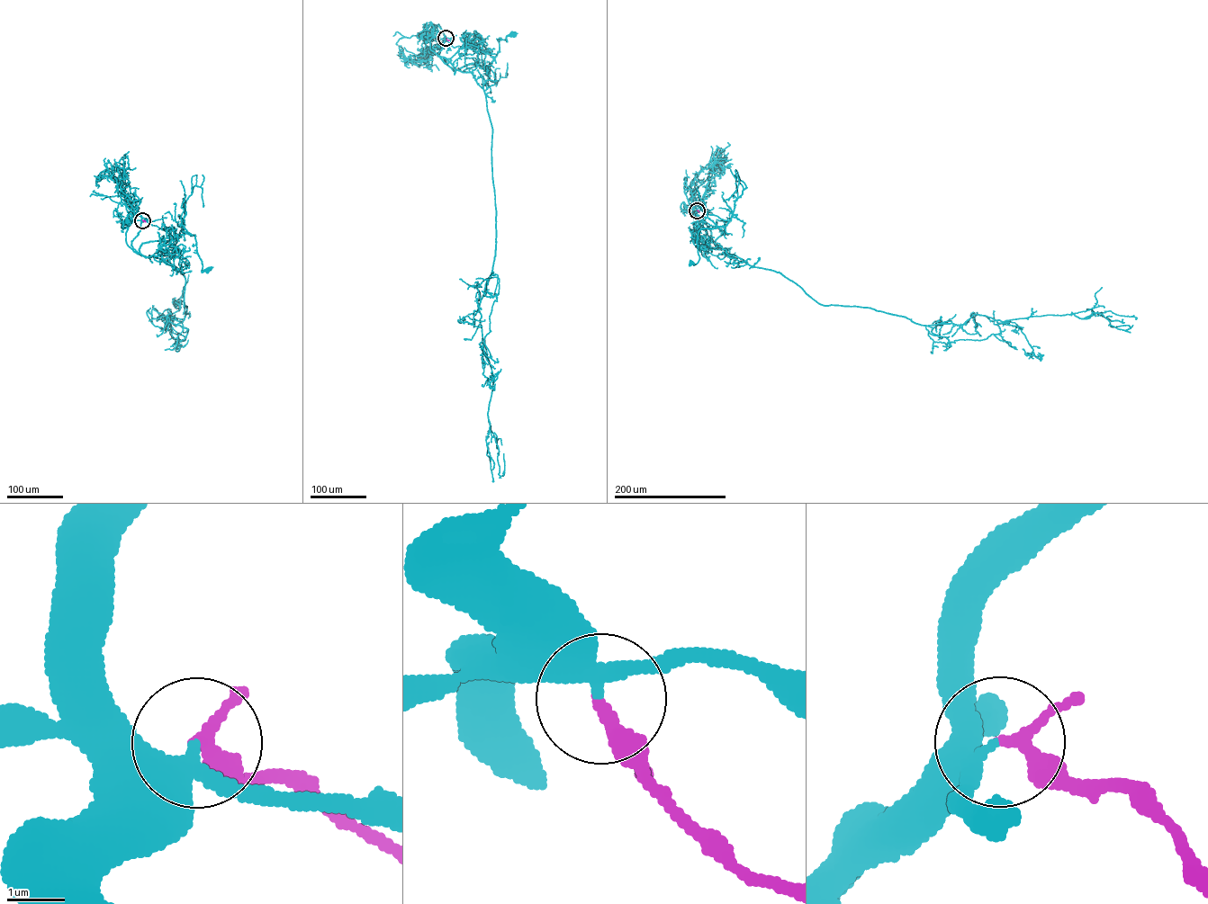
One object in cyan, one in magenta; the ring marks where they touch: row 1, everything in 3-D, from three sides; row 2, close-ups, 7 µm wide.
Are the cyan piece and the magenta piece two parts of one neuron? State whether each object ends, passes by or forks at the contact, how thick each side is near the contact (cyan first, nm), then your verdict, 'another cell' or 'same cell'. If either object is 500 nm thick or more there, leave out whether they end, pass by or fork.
cyan passes by; magenta passes by; 240 nm thick on the cyan side, 200 nm on the other; same cell

